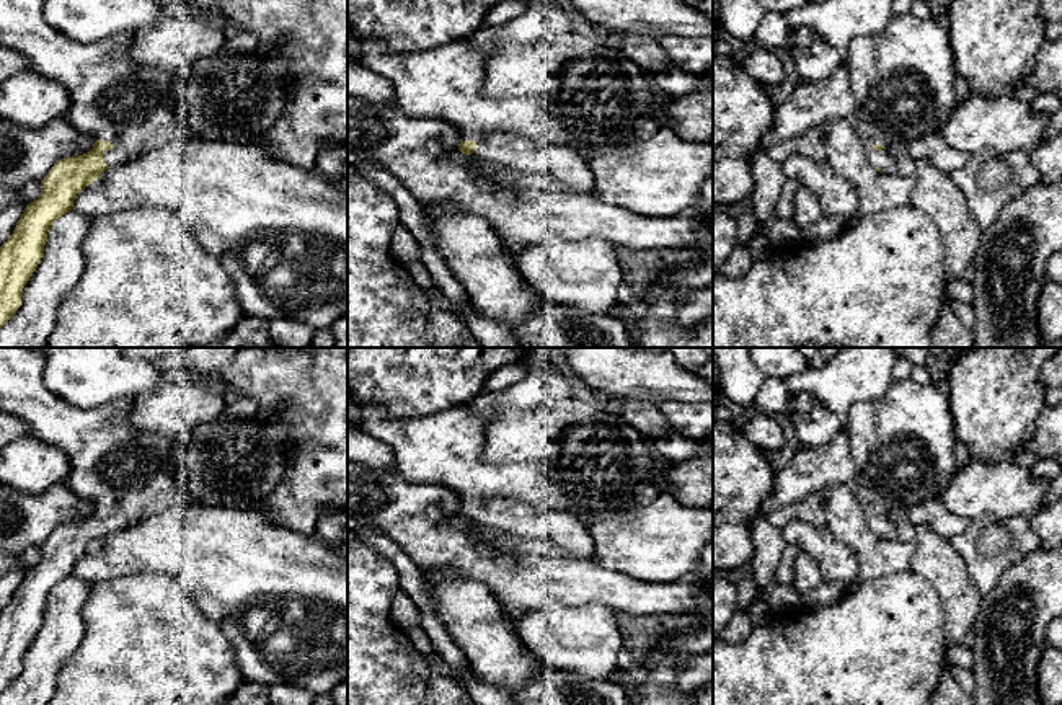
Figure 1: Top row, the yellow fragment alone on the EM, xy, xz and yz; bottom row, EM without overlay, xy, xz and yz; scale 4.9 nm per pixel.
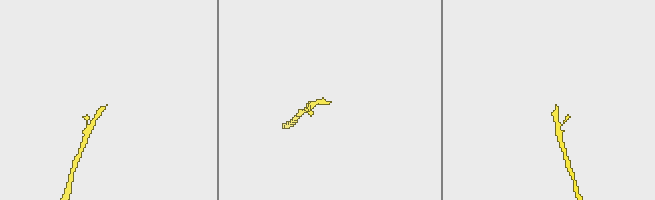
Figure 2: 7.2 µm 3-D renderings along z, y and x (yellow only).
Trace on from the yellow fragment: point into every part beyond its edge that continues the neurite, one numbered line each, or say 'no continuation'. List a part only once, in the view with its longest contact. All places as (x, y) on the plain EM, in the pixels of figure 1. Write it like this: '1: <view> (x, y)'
1: xy (137, 475)

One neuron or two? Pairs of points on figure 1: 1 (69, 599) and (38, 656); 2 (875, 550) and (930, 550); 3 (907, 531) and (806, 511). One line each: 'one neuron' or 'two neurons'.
1: one neuron
2: two neurons
3: two neurons

